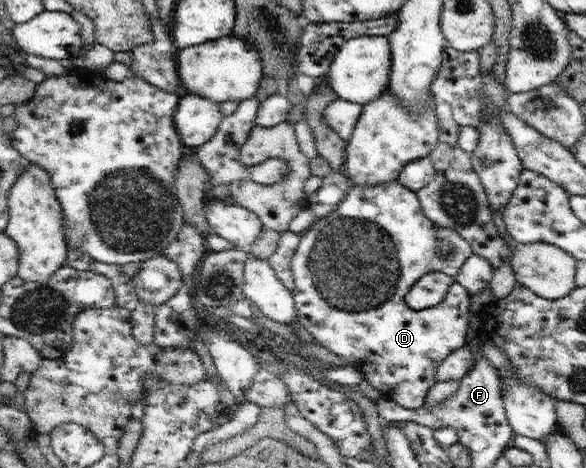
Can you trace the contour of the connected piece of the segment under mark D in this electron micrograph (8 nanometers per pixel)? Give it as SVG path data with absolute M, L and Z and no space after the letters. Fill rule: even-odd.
M399 181L374 184L374 187L358 187L354 184L348 192L346 199L341 202L334 213L331 213L327 217L317 219L316 222L301 235L299 246L291 260L291 269L293 279L295 280L295 289L292 290L292 294L295 296L297 320L299 324L304 327L305 331L308 331L308 333L316 339L318 344L340 356L344 356L344 358L350 360L354 366L358 366L359 371L362 372L362 376L364 376L378 392L381 392L381 396L386 400L397 402L404 408L418 408L425 403L428 389L438 381L437 370L442 362L444 362L444 359L449 354L452 354L453 350L458 350L461 346L467 344L466 331L468 330L468 324L472 316L470 311L470 303L472 300L471 294L466 288L456 282L450 285L444 300L440 302L440 304L431 306L428 309L412 310L412 308L407 305L404 297L408 294L410 287L415 282L418 282L418 279L426 273L444 272L444 274L456 276L462 264L464 264L471 255L473 255L472 246L462 238L462 235L458 234L456 230L452 230L452 228L446 229L442 228L442 226L438 228L438 226L434 225L422 213L416 192L410 191L410 189L404 187ZM442 240L448 240L448 242L454 246L454 249L452 249L448 255L438 255L438 246L440 246Z

